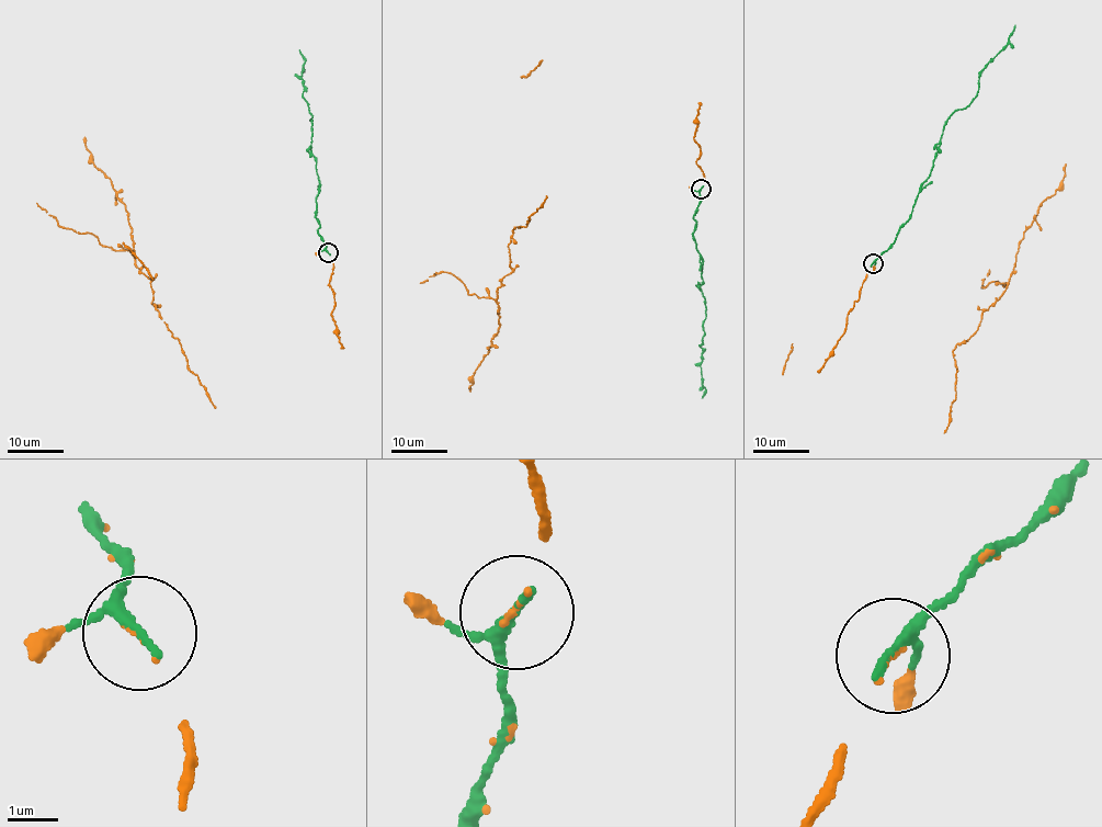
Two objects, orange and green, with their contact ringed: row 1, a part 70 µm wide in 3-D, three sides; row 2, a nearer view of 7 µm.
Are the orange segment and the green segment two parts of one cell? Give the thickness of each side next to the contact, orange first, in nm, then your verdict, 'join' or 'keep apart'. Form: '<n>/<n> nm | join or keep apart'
60/170 nm | join

